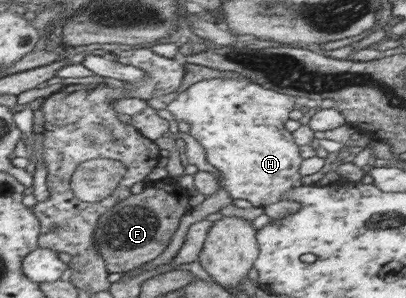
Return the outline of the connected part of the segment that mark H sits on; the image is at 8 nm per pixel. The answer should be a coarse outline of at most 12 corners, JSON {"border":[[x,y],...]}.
{"border":[[203,80],[165,107],[231,200],[301,186],[297,96]]}

